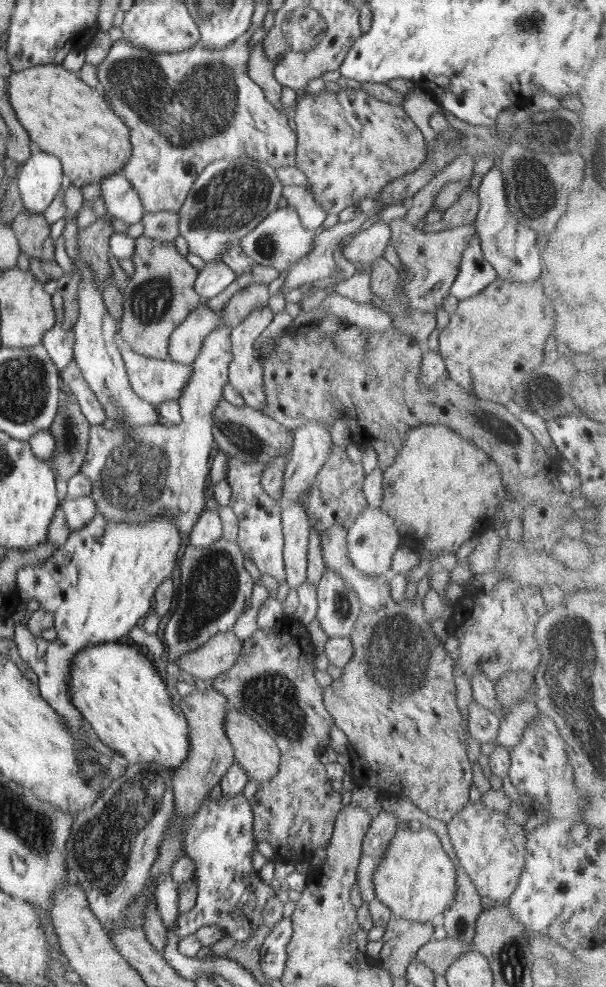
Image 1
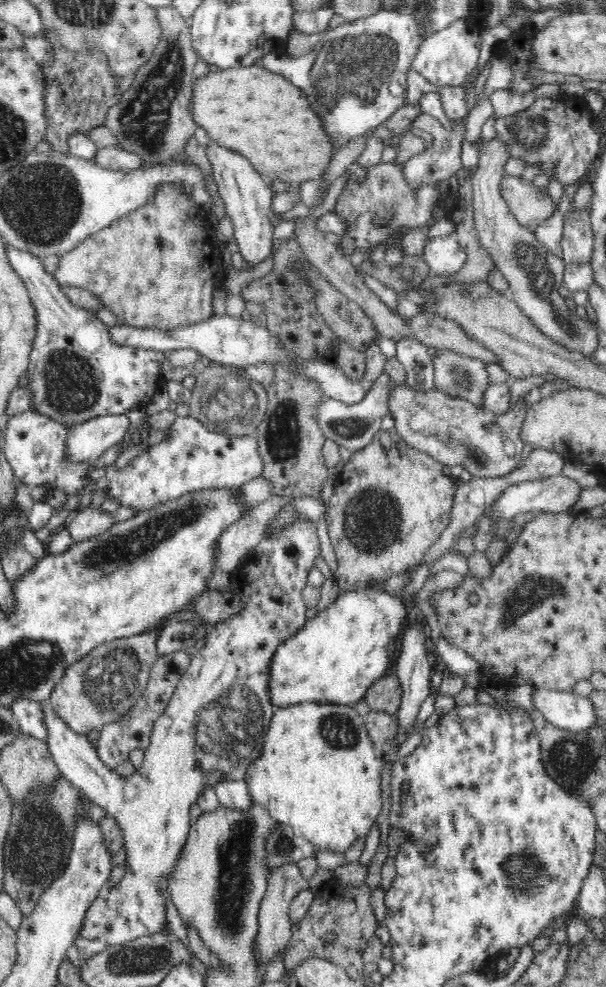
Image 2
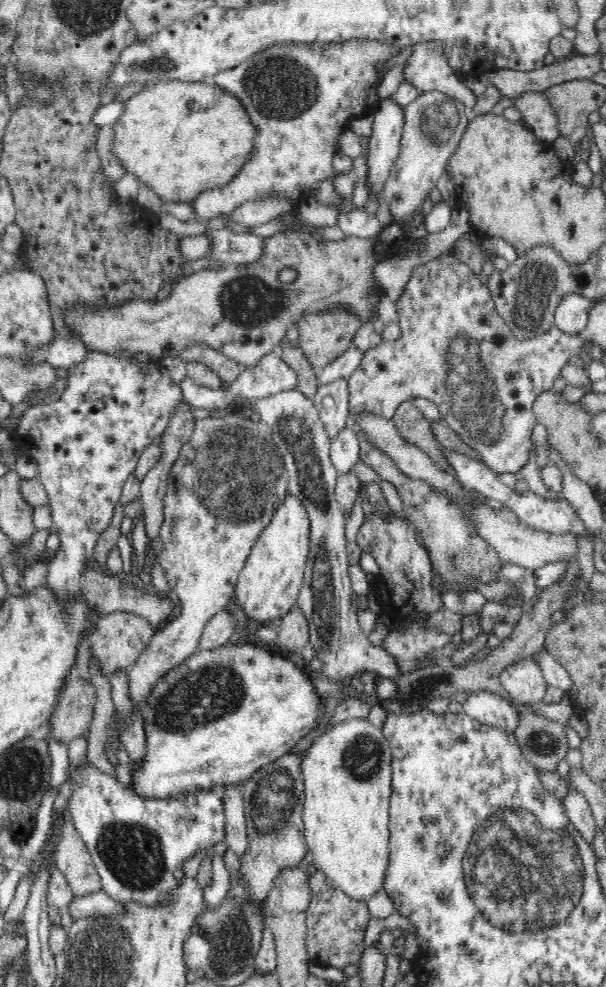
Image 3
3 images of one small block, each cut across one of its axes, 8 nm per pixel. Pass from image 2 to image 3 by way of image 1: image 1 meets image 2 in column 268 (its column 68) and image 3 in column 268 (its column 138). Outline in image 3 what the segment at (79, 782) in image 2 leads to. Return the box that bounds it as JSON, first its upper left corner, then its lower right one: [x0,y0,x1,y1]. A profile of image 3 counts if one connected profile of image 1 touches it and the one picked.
[235,494,310,625]

